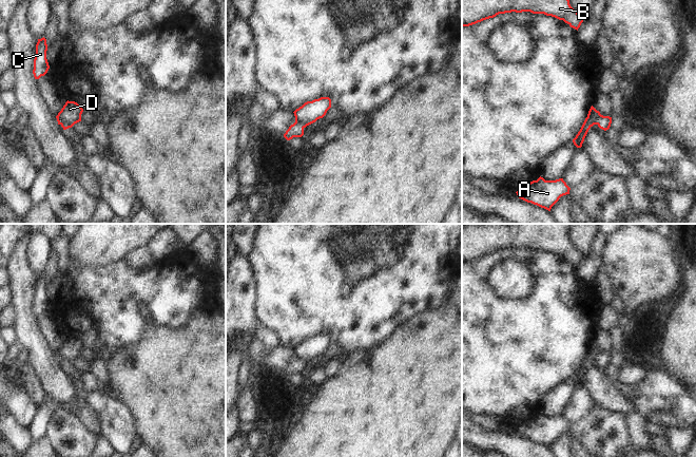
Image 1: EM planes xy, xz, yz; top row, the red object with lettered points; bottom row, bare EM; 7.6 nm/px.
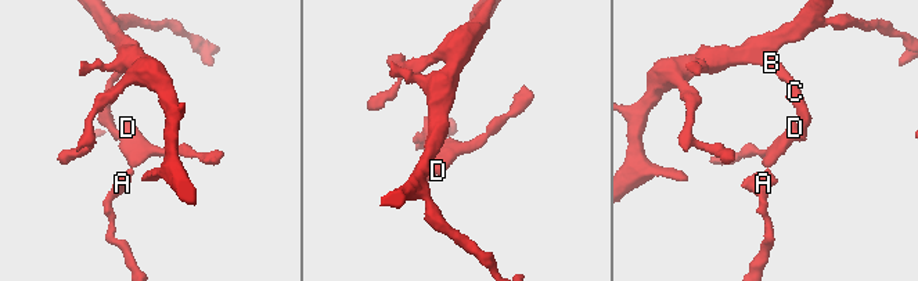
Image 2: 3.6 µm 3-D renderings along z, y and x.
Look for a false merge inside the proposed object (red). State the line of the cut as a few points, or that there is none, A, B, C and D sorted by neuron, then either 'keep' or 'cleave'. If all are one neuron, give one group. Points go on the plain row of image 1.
cut yz (602, 351), (596, 360); groups A D / B C; cleave

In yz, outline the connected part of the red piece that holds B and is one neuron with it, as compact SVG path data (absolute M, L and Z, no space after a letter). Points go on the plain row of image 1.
M462 224L462 263L499 250L530 248L563 256L578 267L583 254L569 241L573 224Z

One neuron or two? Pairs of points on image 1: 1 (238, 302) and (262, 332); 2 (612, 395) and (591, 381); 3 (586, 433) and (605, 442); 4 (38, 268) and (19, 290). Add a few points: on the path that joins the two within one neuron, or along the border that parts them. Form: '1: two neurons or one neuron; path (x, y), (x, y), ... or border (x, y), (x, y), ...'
1: two neurons; border (257, 321), (253, 335)
2: one neuron; path (606, 394), (596, 383)
3: one neuron; path (591, 433), (596, 433), (601, 438)
4: two neurons; border (25, 249), (27, 265), (37, 275)

